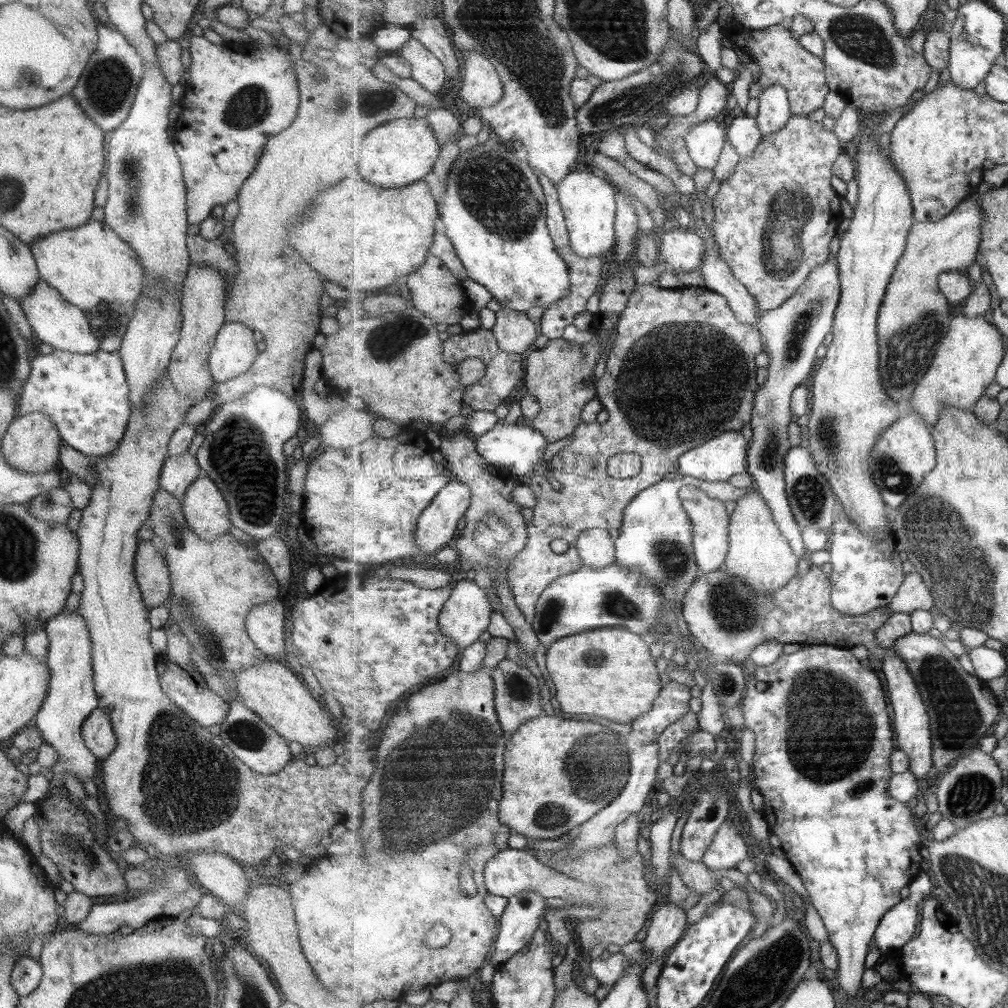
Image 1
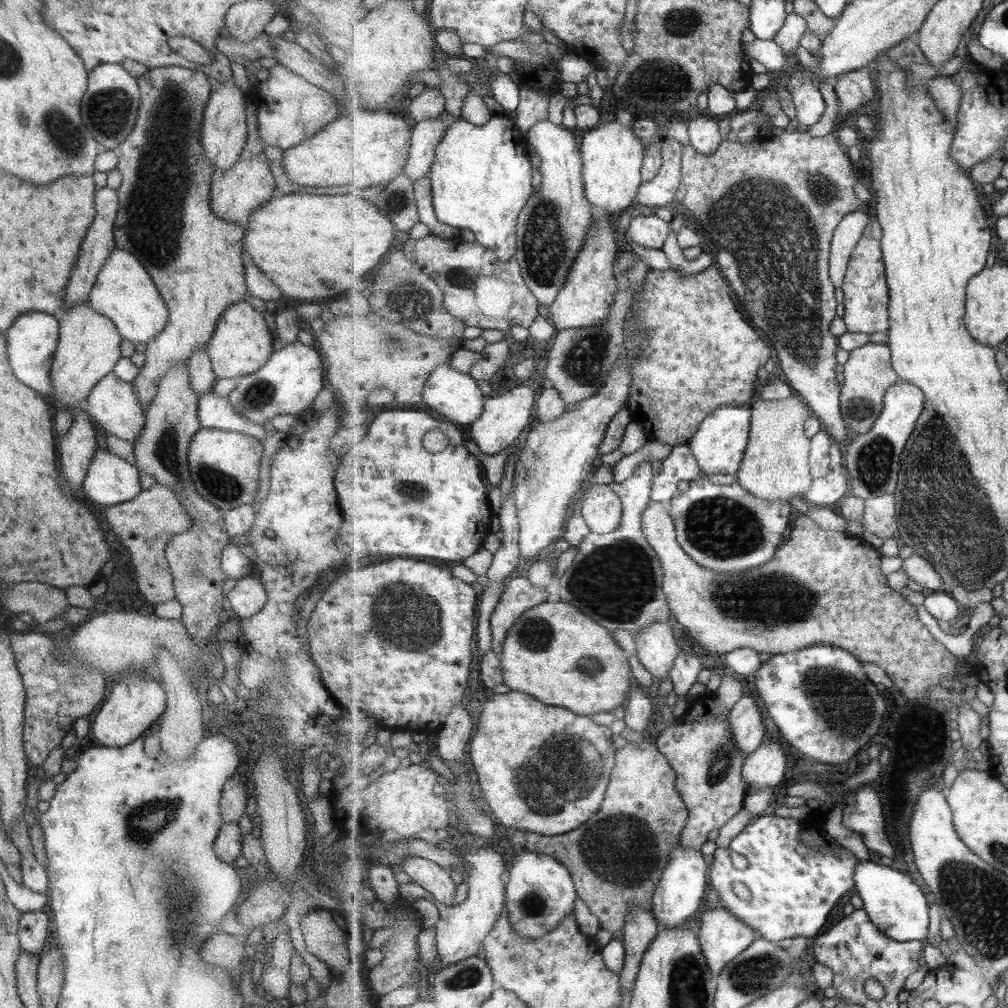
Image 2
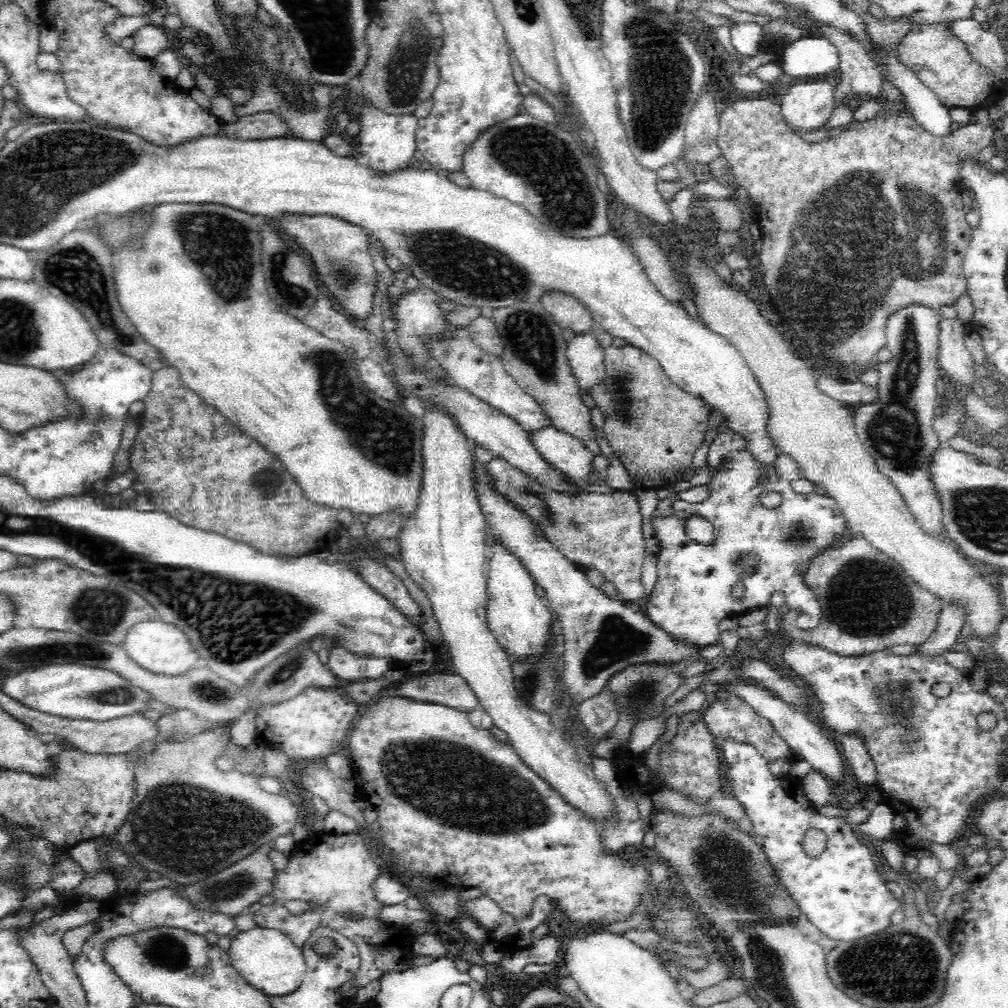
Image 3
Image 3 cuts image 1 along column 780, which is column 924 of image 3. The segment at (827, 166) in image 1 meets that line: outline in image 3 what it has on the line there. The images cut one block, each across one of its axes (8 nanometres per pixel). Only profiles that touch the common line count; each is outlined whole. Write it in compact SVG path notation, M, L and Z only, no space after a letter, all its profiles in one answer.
M883 80L884 94L880 98L876 98L876 102L903 102L905 111L895 114L895 110L881 110L873 118L865 121L853 121L847 127L839 129L828 140L820 143L808 143L801 140L799 135L791 132L788 125L781 116L781 110L778 104L774 103L771 98L760 98L760 94L754 96L738 96L728 101L724 106L724 110L720 110L719 129L716 134L716 142L721 149L721 155L726 158L730 167L732 167L733 178L740 186L744 186L748 191L749 198L754 204L756 212L756 222L762 229L762 244L758 254L761 260L763 282L772 298L772 302L778 306L782 318L786 318L786 322L796 328L794 332L808 344L808 348L812 348L814 352L822 350L831 363L839 365L845 370L853 370L854 372L864 371L874 355L877 355L882 348L887 346L886 324L888 318L892 314L896 314L898 310L906 308L906 306L925 306L934 311L938 311L942 306L956 306L956 300L966 294L967 280L963 271L963 262L966 256L968 244L972 242L973 227L968 224L966 219L967 213L964 213L962 202L963 184L957 175L957 162L960 157L974 157L977 152L990 146L993 141L996 123L992 122L990 117L990 109L977 108L973 113L975 118L973 122L969 122L954 130L952 136L948 136L946 141L940 141L940 138L932 138L927 132L920 128L909 115L907 104L903 100L903 96L897 90Z

